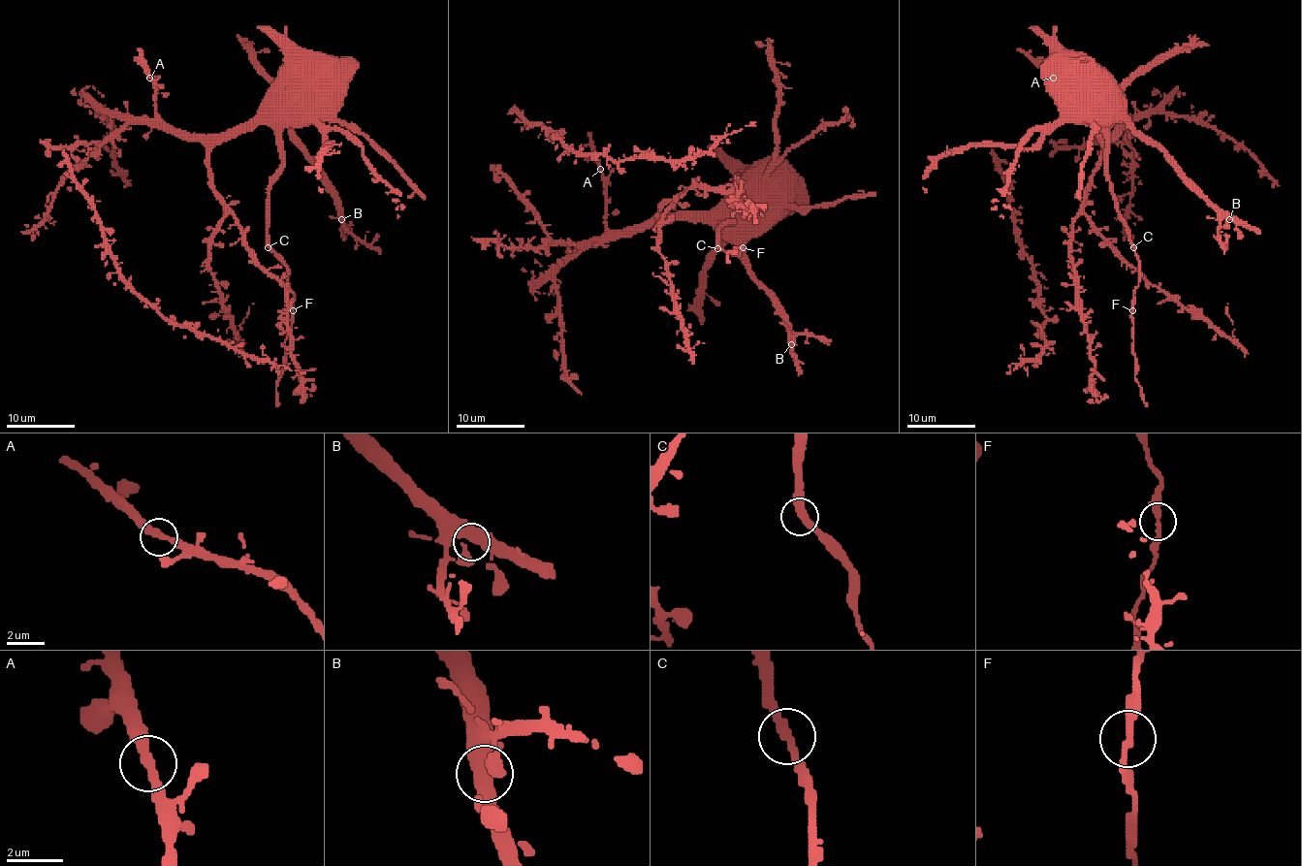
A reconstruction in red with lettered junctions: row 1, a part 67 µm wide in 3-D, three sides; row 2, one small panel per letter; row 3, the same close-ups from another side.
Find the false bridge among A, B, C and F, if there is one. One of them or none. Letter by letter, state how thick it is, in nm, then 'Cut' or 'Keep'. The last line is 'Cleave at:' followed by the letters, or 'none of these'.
A: Thickness 340 nm. Keep
B: Thickness 460 nm. Keep
C: Thickness 360 nm. Keep
F: Thickness 300 nm. Keep
Cleave at: none of these

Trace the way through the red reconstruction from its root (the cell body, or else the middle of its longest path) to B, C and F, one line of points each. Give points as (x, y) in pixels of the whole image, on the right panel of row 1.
B: (1093, 103), (1108, 118), (1123, 118), (1147, 136), (1229, 219)
C: (1093, 103), (1093, 120), (1106, 138), (1108, 180), (1113, 185), (1118, 218), (1127, 228), (1128, 240), (1133, 247)
F: (1093, 103), (1093, 120), (1106, 138), (1108, 180), (1113, 185), (1118, 218), (1138, 259), (1138, 285), (1131, 310)

